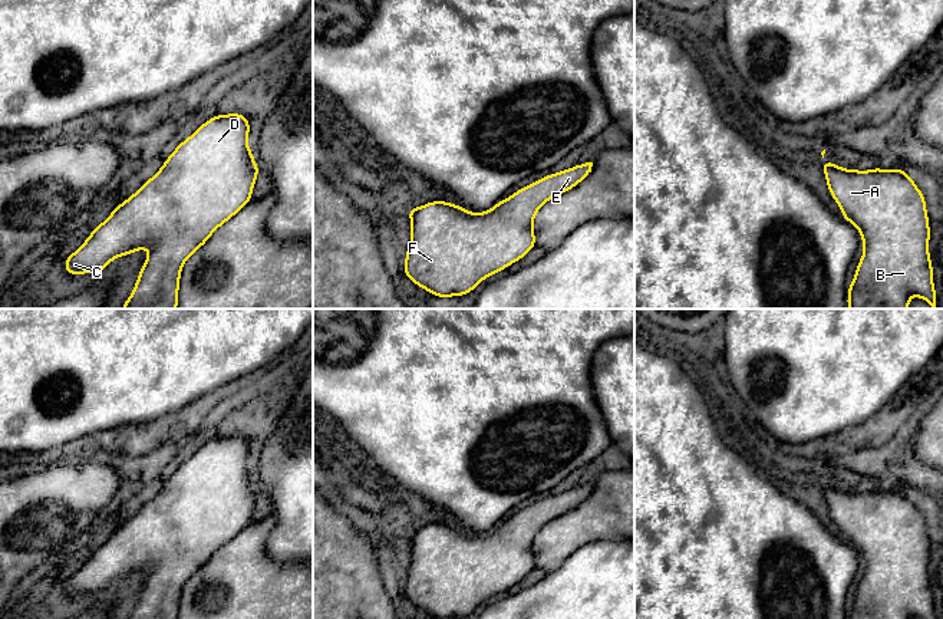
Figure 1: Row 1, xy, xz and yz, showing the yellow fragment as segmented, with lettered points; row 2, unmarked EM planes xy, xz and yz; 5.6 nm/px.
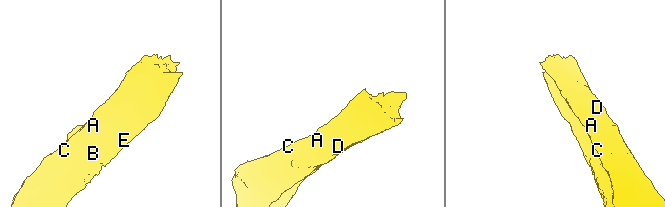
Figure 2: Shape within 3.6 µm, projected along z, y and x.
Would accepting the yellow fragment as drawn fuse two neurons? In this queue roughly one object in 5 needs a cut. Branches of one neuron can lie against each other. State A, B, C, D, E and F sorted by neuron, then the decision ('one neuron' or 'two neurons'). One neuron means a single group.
A B C D E F; one neuron

